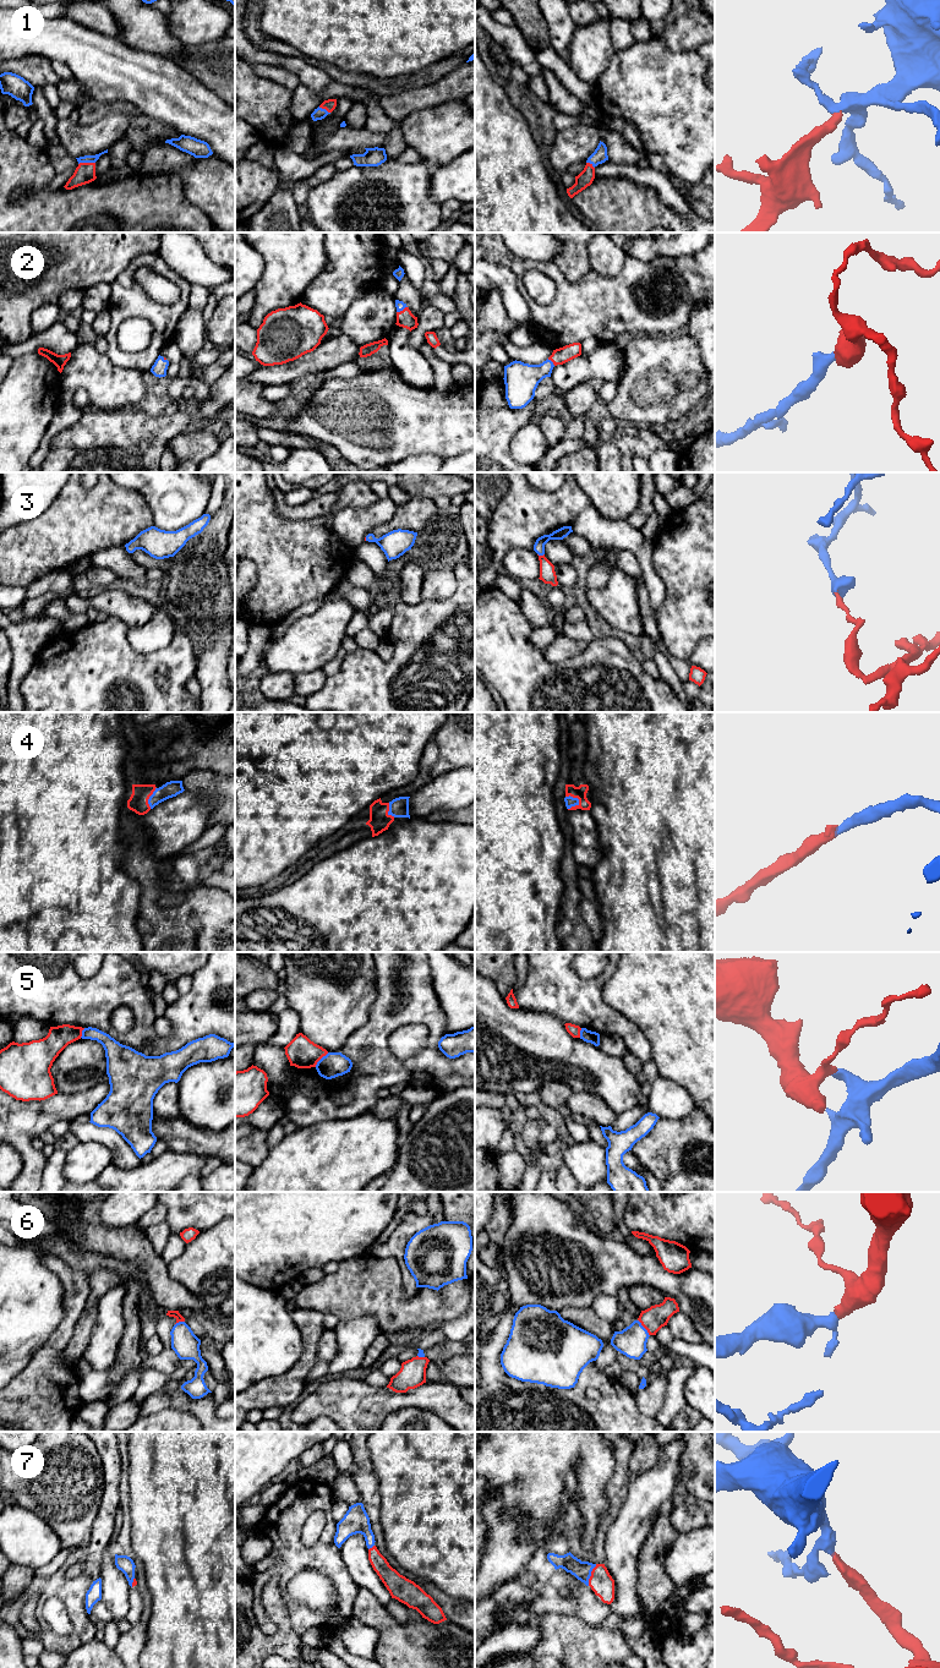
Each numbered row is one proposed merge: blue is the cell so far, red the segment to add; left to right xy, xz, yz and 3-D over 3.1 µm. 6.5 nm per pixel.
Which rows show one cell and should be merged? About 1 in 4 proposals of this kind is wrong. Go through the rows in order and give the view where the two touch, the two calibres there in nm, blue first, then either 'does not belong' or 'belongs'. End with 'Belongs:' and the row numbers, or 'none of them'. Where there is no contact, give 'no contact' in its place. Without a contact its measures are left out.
1: contact in xy; calibres 50 and 140 nm; belongs
2: contact in xz; calibres 60 and 110 nm; belongs
3: contact in yz; calibres 80 and 110 nm; belongs
4: contact in yz; calibres 70 and 80 nm; belongs
5: contact in xz; calibres 160 and 200 nm; does not belong
6: contact in yz; calibres 190 and 160 nm; belongs
7: contact in yz; calibres 120 and 160 nm; belongs
Belongs: 1, 2, 3, 4, 6, 7

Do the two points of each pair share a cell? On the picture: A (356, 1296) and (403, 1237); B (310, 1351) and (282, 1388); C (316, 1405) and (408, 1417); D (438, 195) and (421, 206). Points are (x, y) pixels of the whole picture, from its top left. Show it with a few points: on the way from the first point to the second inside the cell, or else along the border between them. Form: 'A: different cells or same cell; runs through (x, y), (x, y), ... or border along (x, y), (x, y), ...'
A: different cells; border along (373, 1254), (394, 1258), (399, 1265), (403, 1281)
B: same cell; runs through (307, 1360), (290, 1379)
C: different cells; border along (416, 1407), (400, 1407), (383, 1418)
D: different cells; border along (430, 175), (430, 197), (440, 204)

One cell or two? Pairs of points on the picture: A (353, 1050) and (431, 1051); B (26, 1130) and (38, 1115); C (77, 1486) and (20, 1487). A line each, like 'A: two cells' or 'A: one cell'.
A: one cell
B: one cell
C: one cell

